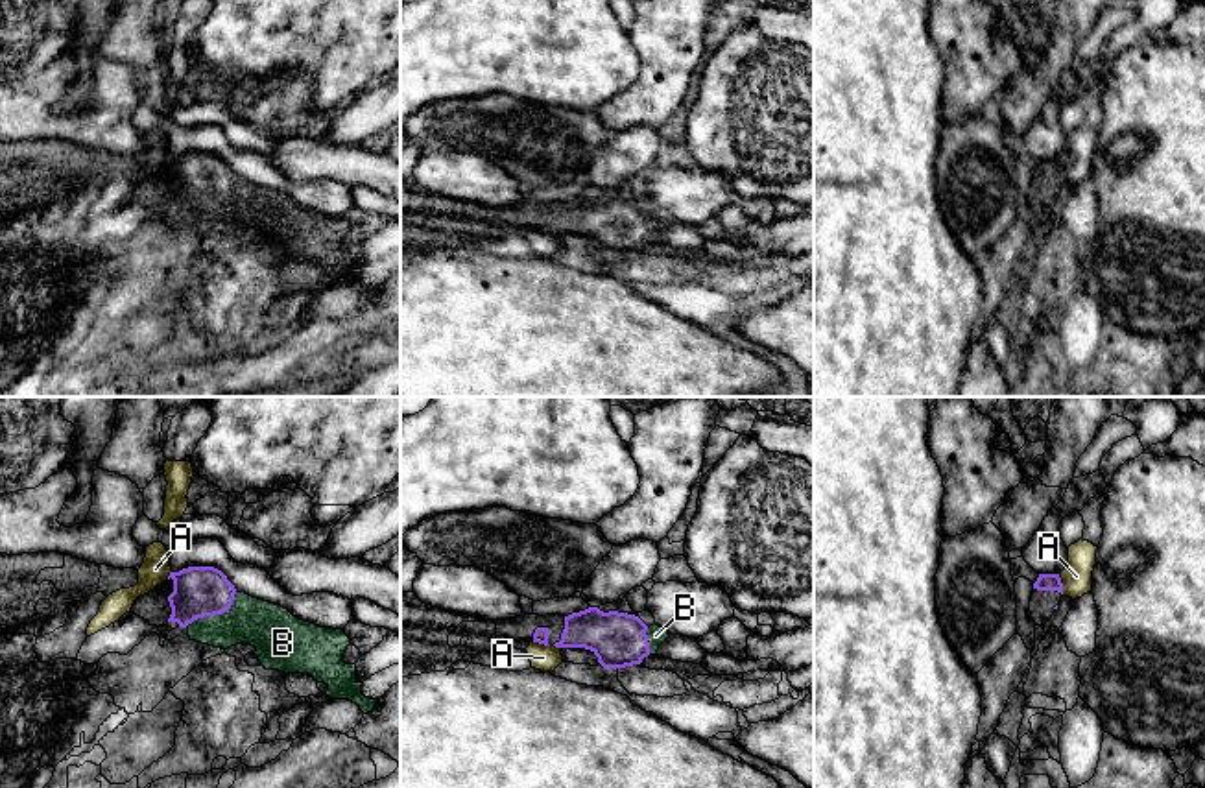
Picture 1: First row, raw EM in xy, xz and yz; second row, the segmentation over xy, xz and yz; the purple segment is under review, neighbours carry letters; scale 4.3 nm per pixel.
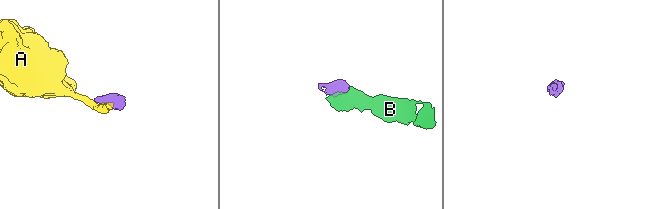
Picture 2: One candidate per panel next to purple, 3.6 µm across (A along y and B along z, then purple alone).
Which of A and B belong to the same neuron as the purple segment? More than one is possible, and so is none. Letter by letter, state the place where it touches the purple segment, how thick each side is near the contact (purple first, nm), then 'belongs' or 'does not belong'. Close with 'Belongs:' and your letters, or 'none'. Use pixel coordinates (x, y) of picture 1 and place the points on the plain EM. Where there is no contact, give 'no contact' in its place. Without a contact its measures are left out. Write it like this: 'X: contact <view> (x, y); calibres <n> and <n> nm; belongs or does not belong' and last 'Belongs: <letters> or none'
A: contact xz (541, 229); calibres 60 and 110 nm; does not belong
B: contact xy (214, 200); calibres 220 and 220 nm; belongs
Belongs: B

